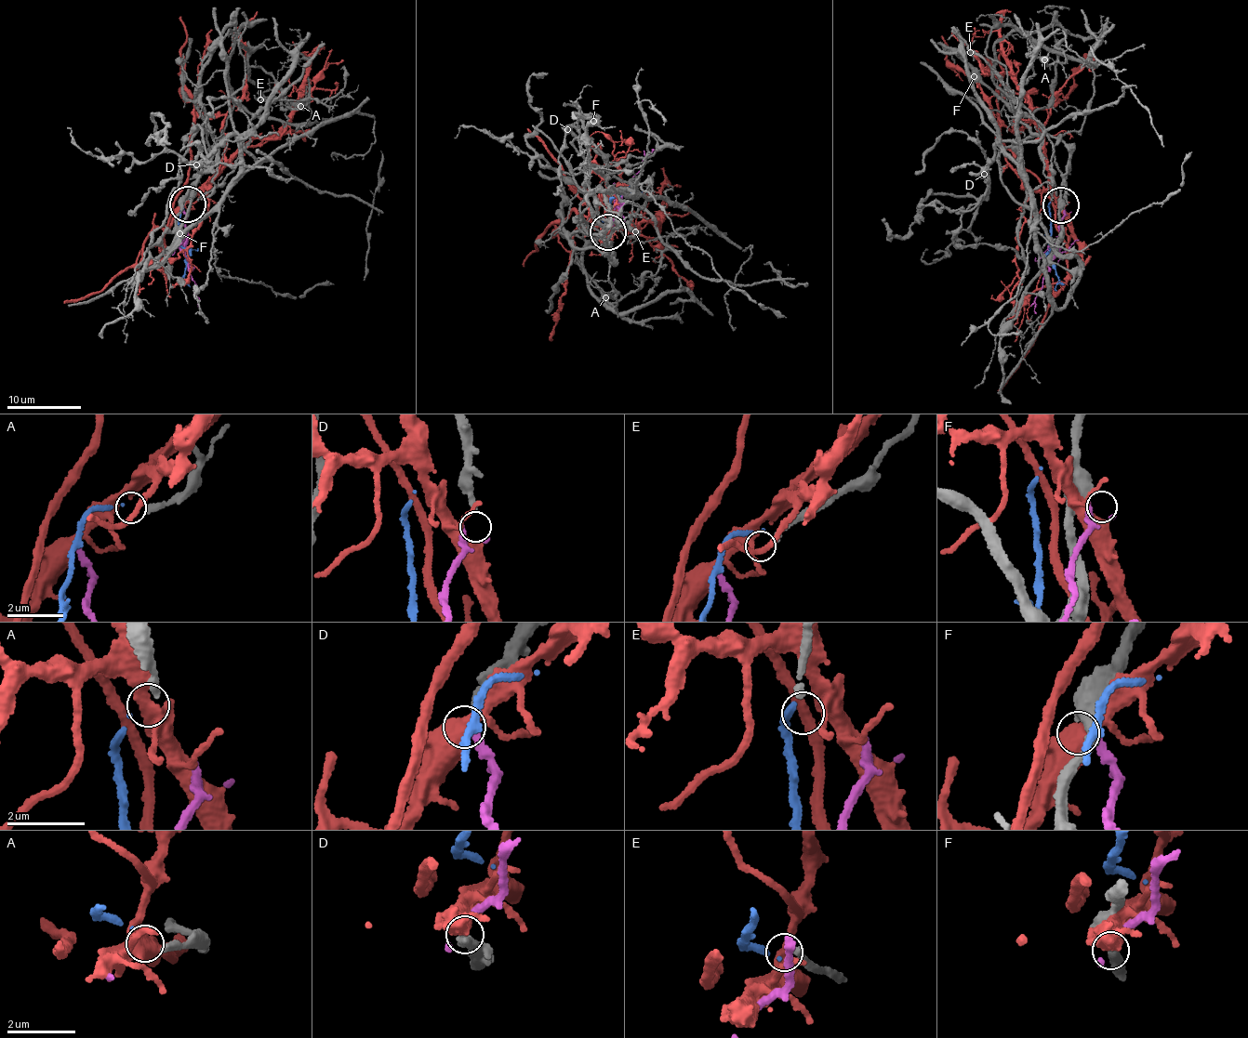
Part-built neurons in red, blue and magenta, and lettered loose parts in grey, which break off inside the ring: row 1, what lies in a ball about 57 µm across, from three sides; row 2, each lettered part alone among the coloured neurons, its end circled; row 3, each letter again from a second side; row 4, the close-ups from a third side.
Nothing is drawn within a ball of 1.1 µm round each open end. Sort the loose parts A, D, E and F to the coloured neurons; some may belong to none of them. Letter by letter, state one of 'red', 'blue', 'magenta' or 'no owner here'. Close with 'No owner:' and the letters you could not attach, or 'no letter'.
A: blue
D: magenta
E: no owner here
F: no owner here
No owner: E, F

